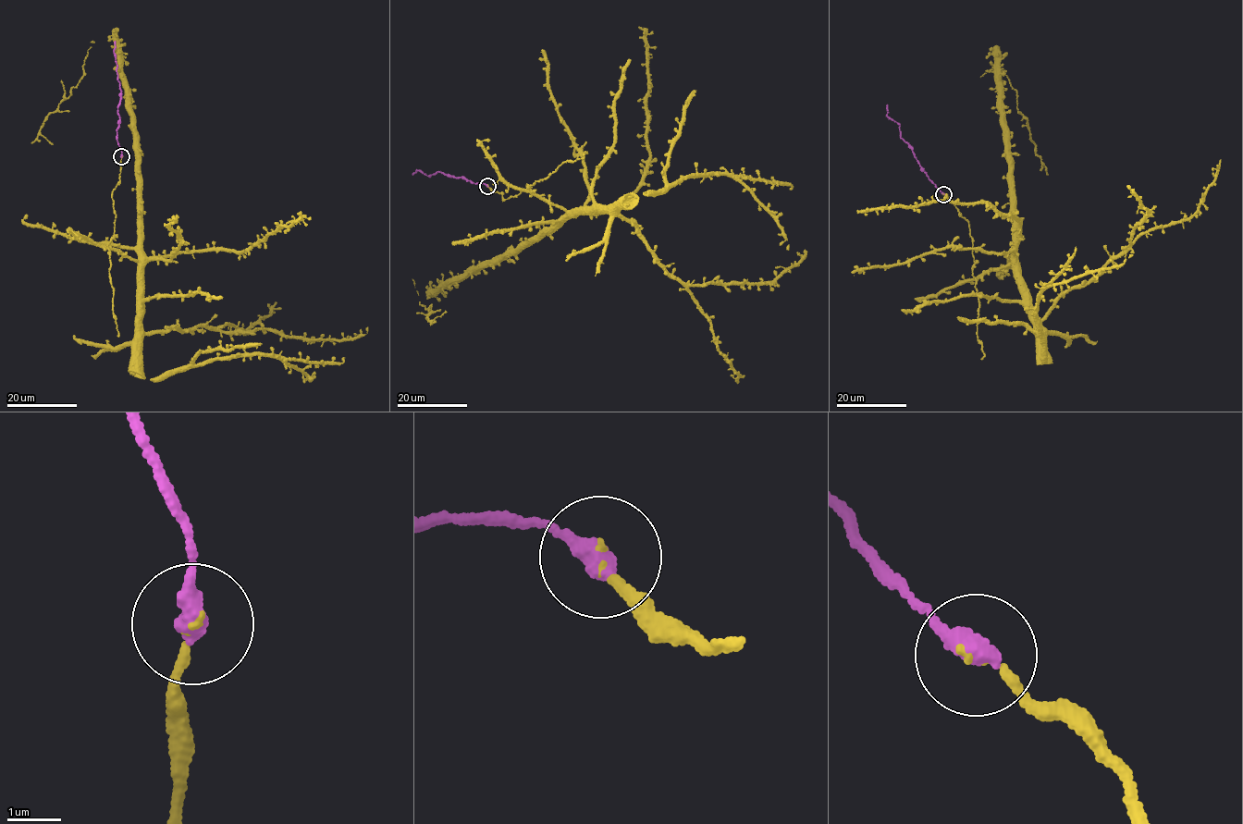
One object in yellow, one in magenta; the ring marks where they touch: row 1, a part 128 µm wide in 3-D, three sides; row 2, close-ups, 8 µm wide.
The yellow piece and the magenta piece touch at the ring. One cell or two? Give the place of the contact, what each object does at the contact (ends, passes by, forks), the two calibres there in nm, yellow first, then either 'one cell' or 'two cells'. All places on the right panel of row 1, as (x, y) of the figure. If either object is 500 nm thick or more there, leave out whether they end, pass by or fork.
(943, 194) | yellow ends | magenta ends | 80/420 nm | one cell

